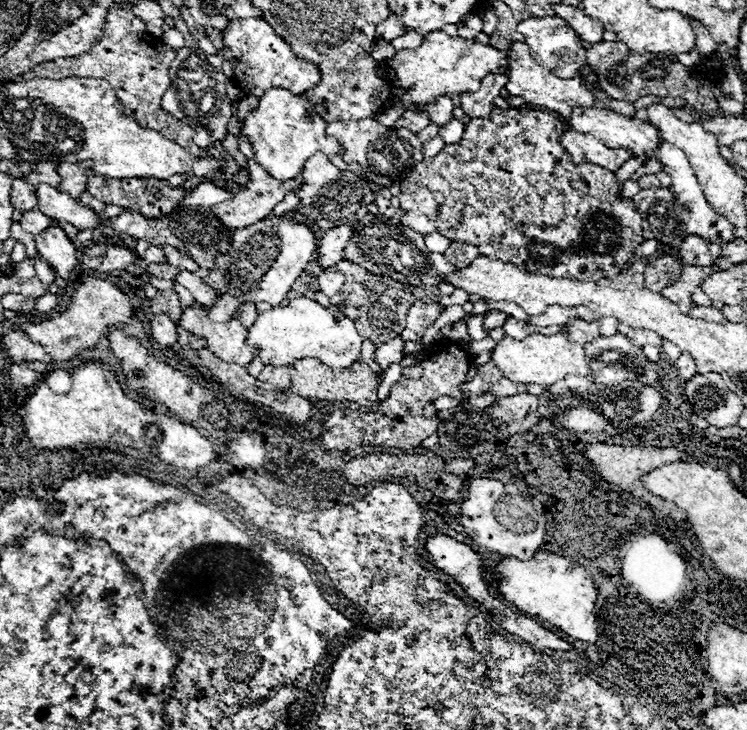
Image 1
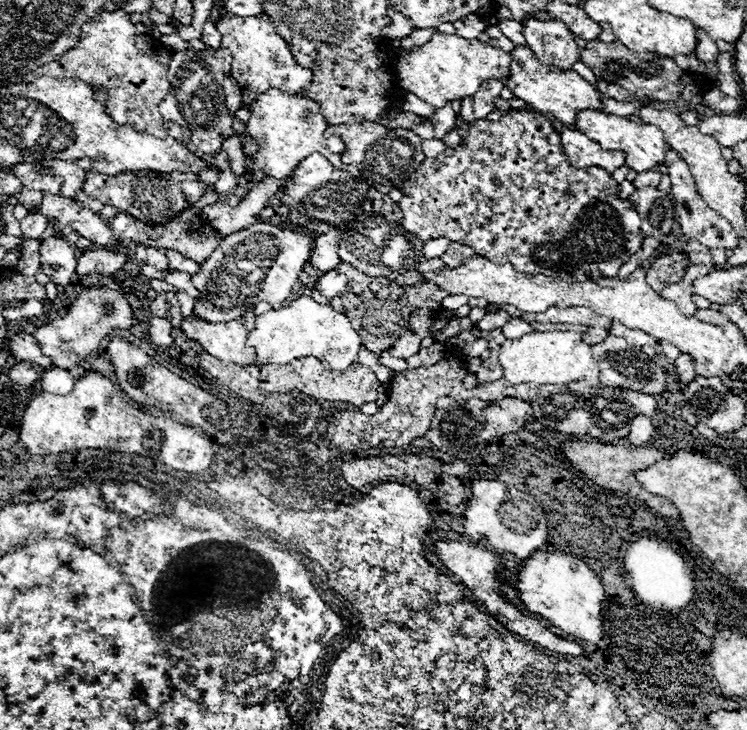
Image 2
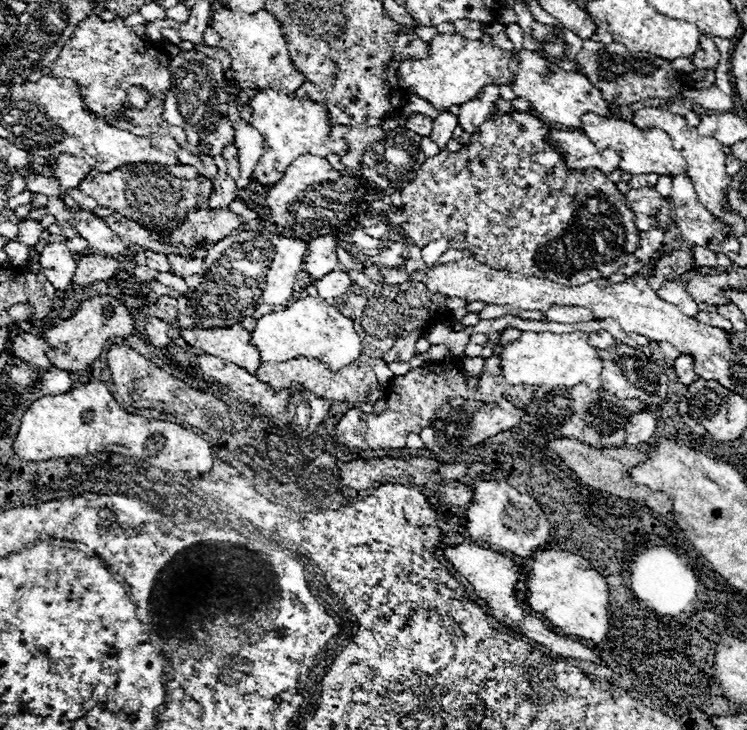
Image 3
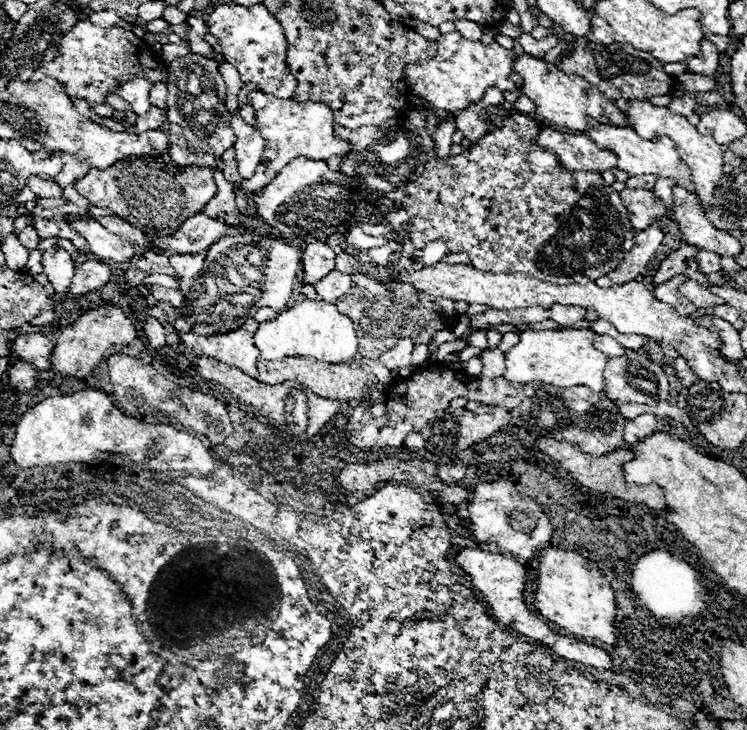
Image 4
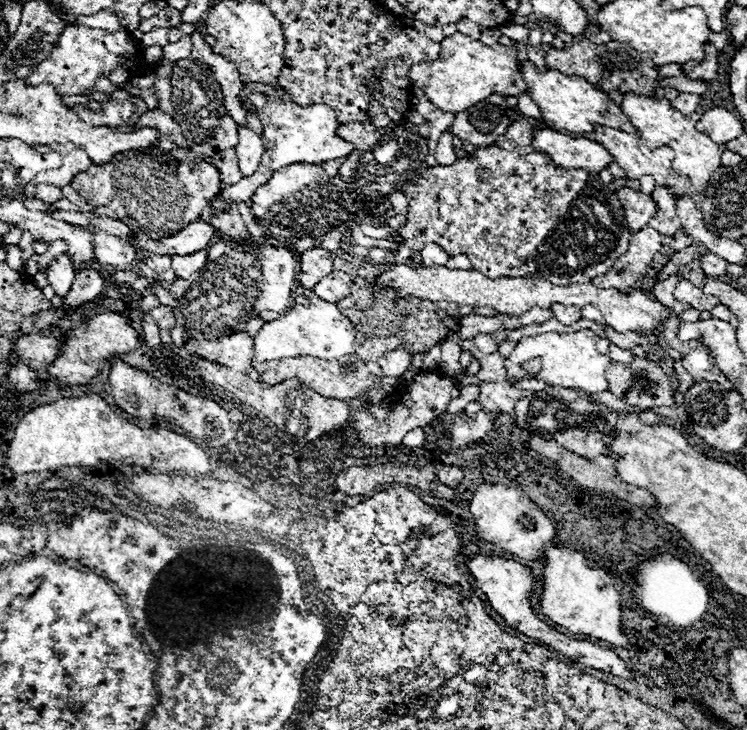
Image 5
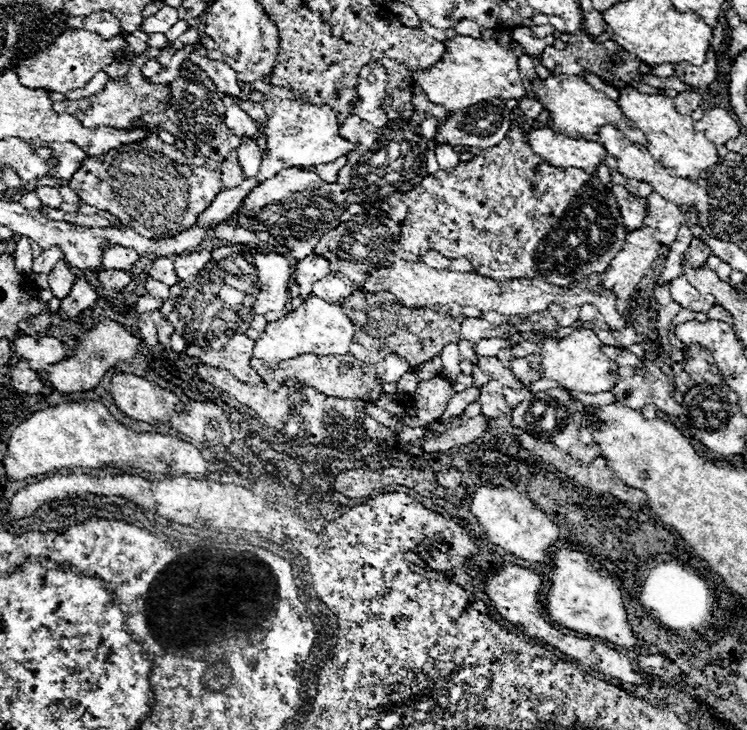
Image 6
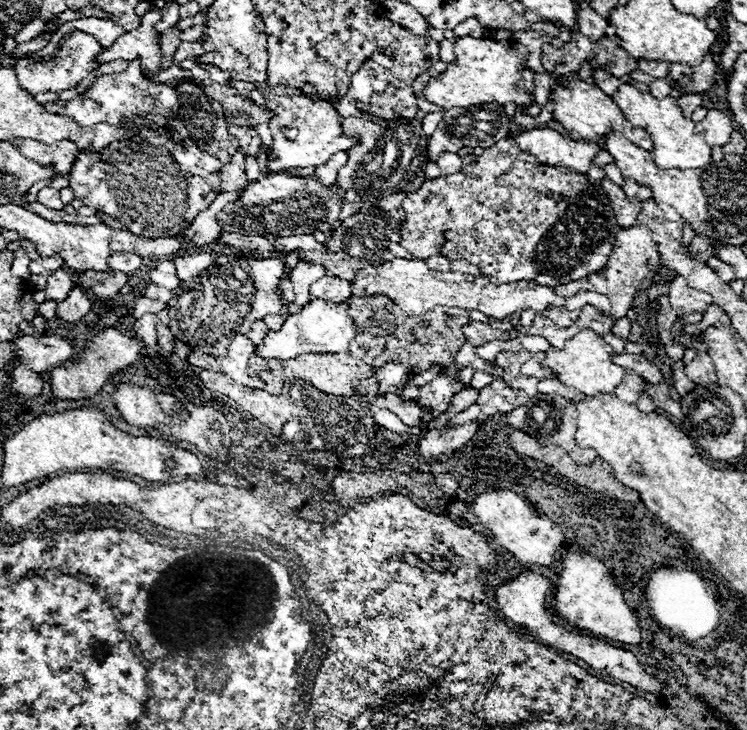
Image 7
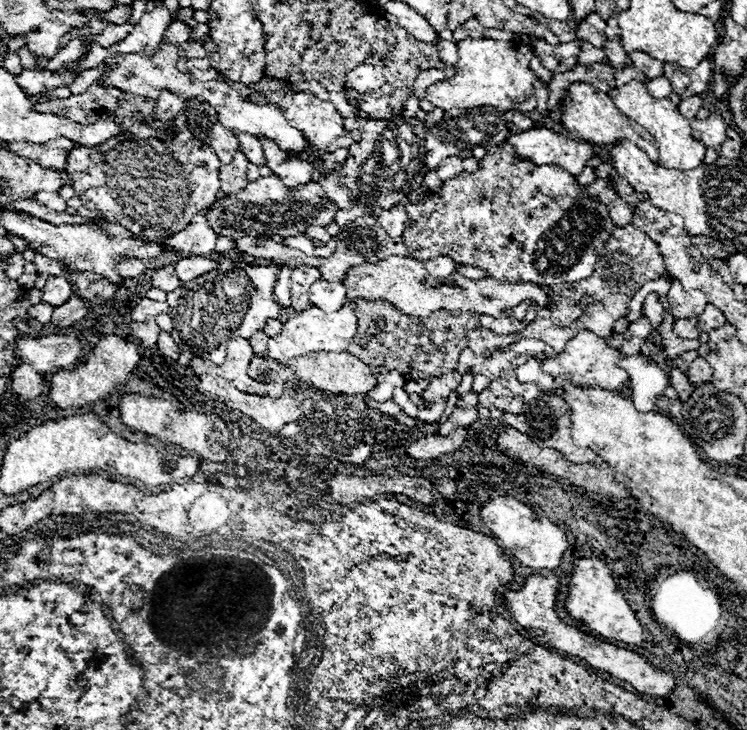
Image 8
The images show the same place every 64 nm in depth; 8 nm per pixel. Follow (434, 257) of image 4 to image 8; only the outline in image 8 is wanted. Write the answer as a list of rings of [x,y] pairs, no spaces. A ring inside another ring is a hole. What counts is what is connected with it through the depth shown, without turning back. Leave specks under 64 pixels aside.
[[[448,256],[430,258],[430,262],[426,260],[424,264],[428,270],[428,284],[436,284],[440,278],[448,278],[448,274],[452,274],[456,270],[456,262]]]

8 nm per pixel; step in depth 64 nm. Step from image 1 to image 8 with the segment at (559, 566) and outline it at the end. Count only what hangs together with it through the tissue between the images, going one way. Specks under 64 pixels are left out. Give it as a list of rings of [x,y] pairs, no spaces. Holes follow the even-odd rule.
[[[576,558],[572,566],[574,568],[568,580],[568,592],[564,600],[566,612],[574,620],[580,620],[584,626],[592,628],[592,632],[598,636],[626,644],[640,644],[644,640],[642,626],[636,614],[630,610],[628,602],[624,600],[624,594],[620,592],[618,584],[614,582],[612,570],[598,558]]]

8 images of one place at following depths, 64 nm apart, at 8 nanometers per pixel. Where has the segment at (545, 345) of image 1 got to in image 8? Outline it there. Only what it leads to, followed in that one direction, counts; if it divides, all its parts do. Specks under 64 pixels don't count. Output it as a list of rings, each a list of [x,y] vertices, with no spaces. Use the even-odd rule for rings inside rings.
[[[580,330],[568,344],[566,344],[566,350],[556,354],[554,358],[548,358],[544,360],[544,370],[550,372],[552,376],[560,376],[560,374],[570,374],[572,378],[572,384],[582,388],[582,386],[592,386],[592,388],[602,388],[602,390],[610,390],[610,392],[616,392],[624,386],[626,382],[626,370],[618,366],[618,360],[622,358],[624,354],[616,348],[610,348],[604,338],[596,336],[594,332],[590,330]]]

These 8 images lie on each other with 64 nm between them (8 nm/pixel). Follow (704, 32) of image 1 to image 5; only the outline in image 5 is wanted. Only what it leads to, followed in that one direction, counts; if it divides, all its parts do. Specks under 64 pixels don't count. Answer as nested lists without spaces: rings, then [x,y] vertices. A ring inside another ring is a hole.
[[[704,44],[704,60],[702,62],[684,62],[682,66],[682,72],[688,76],[688,78],[700,78],[700,80],[714,80],[716,74],[718,74],[718,50],[712,46],[712,44]]]

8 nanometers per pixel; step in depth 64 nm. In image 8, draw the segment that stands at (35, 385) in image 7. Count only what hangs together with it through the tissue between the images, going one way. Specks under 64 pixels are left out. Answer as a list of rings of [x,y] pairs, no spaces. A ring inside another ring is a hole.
[[[20,364],[12,372],[12,388],[16,394],[26,398],[36,398],[44,390],[44,378],[36,370],[32,370],[28,364]]]

